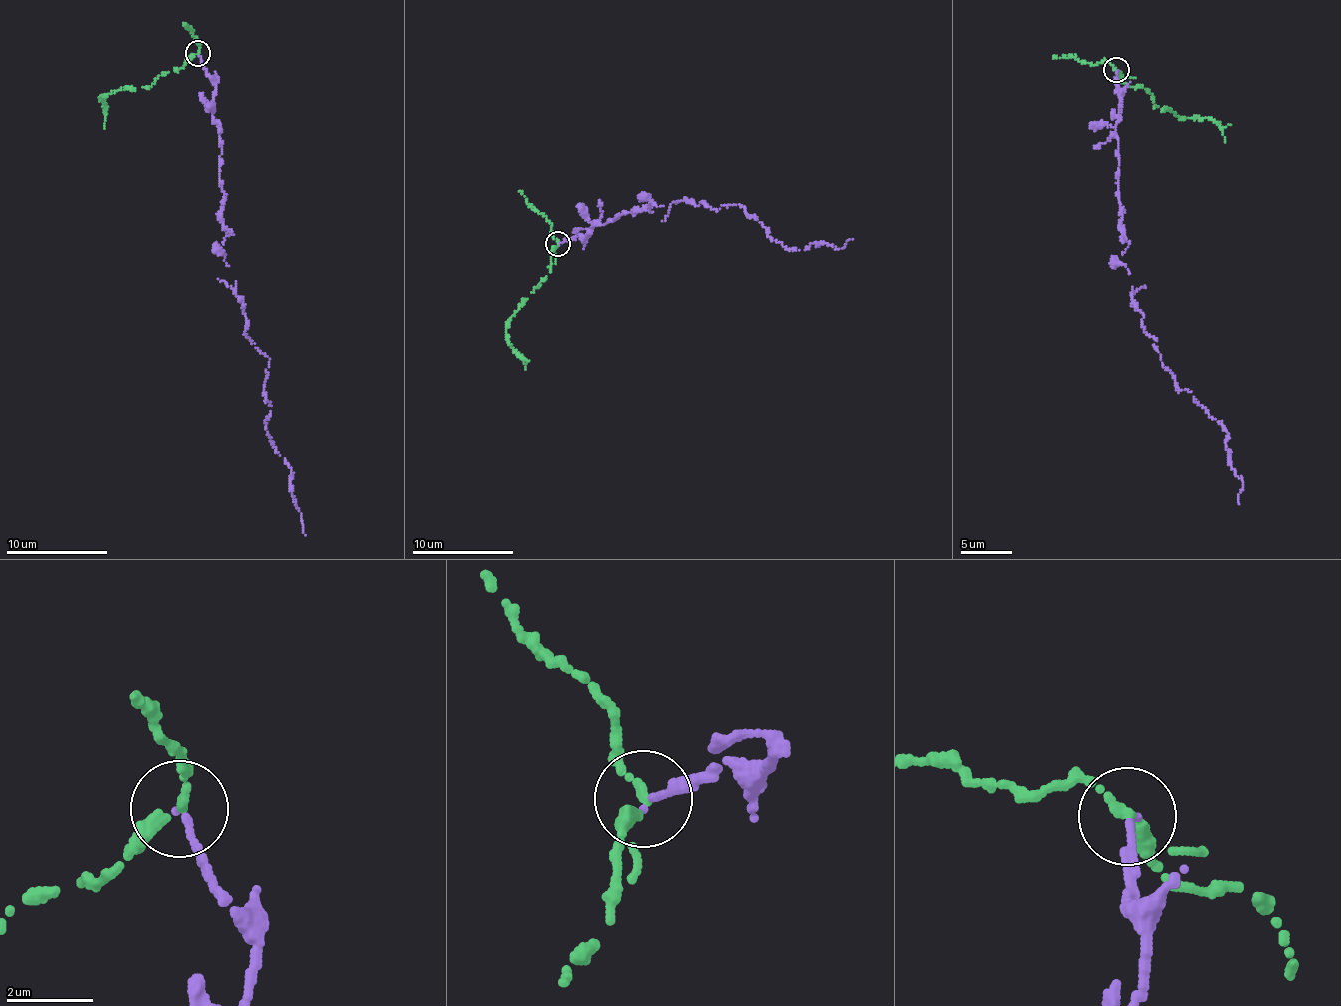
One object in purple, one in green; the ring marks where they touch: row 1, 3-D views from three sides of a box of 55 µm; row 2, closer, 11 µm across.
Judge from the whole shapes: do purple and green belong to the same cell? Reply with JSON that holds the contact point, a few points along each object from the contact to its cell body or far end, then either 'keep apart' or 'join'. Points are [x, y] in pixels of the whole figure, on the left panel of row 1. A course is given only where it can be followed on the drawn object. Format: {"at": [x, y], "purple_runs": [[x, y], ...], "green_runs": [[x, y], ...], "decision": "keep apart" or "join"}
{"at": [197, 53], "purple_runs": [[198, 53], [216, 87], [226, 233], [219, 248], [245, 331], [270, 359], [264, 423], [291, 467], [305, 535]], "green_runs": [[198, 53], [175, 71], [162, 73], [149, 86], [102, 96], [106, 113], [104, 128]], "decision": "keep apart"}

